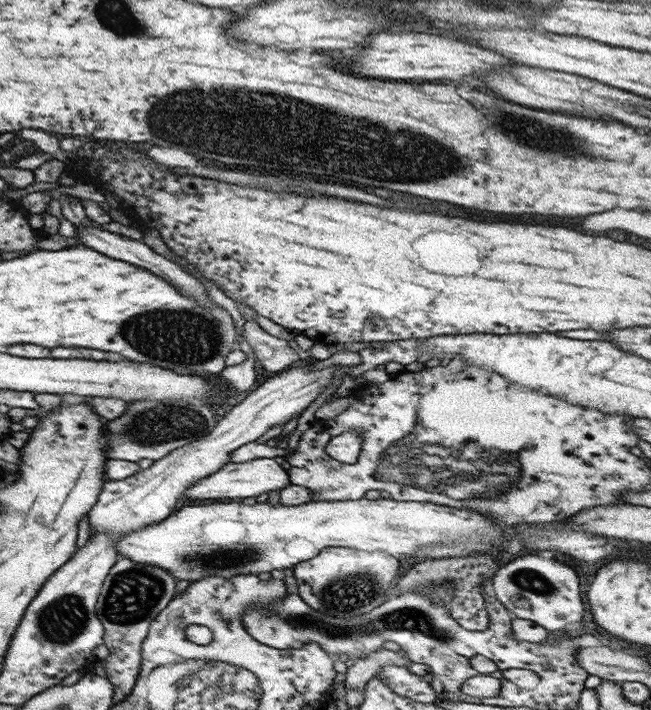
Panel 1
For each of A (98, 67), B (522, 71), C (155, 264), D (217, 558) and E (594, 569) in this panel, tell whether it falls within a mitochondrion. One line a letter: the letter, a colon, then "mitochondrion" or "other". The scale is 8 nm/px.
A: other
B: other
C: other
D: mitochondrion
E: other

